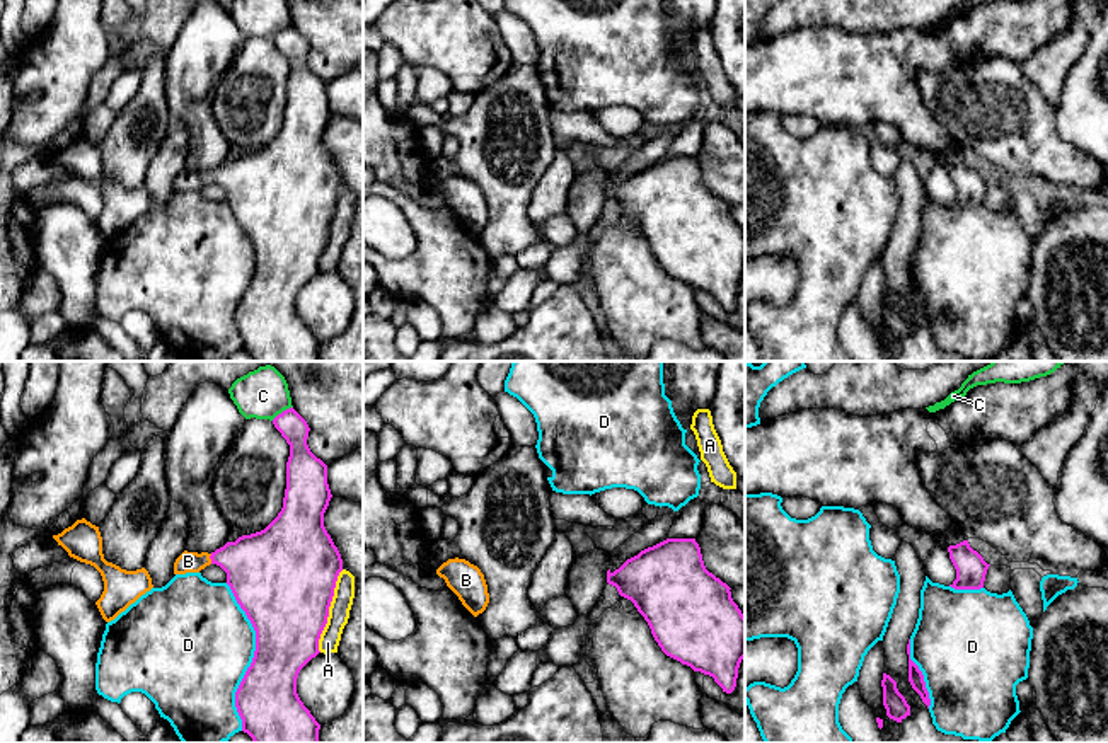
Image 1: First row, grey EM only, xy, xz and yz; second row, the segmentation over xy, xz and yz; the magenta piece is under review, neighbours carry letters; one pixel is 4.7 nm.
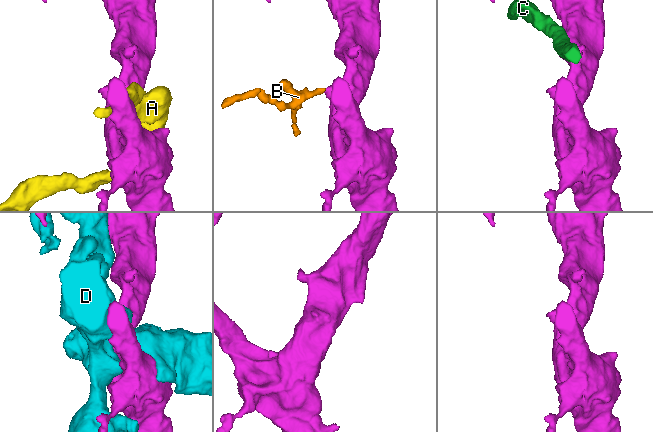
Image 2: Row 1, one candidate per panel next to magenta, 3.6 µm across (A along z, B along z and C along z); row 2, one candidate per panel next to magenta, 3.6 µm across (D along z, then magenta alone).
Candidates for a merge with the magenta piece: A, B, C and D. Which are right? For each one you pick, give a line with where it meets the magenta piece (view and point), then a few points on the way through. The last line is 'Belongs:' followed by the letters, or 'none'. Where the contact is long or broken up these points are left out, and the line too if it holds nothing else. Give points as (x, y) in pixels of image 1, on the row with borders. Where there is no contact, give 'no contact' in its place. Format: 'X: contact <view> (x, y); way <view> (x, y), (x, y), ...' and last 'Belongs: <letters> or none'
B: contact xy (210, 558); way xy (261, 568), (236, 558), (210, 558), (188, 561)
Belongs: B

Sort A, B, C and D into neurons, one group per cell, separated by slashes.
A / B / C / D

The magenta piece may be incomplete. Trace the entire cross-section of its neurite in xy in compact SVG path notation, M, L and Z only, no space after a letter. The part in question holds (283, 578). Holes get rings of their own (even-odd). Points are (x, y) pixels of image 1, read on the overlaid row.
M290 407L278 414L273 424L290 445L281 511L264 530L227 542L211 554L184 550L174 562L174 574L199 573L210 564L220 566L256 631L254 658L235 692L242 731L254 743L319 743L320 724L300 700L297 678L320 653L319 639L327 624L343 559L324 527L324 513L332 494L327 465L307 445L307 421Z

